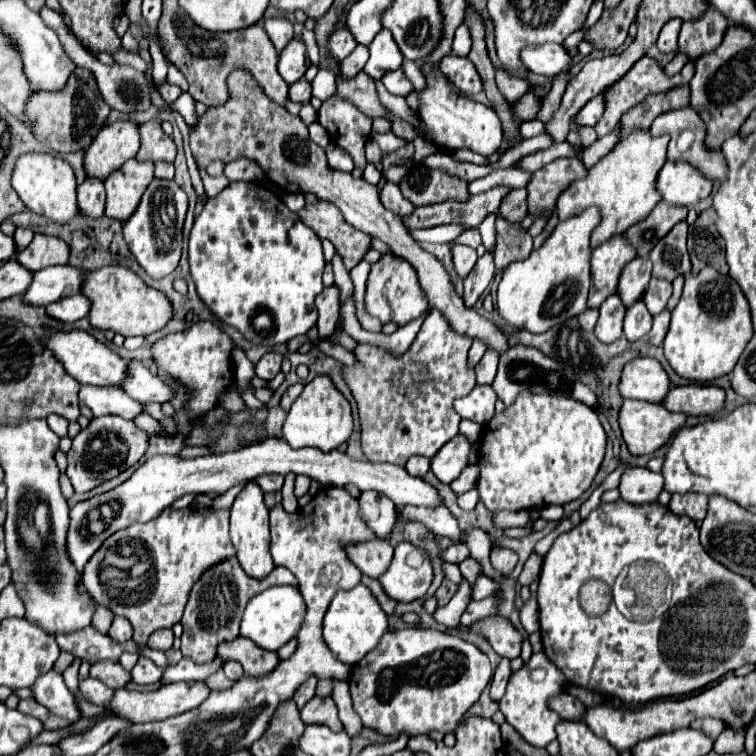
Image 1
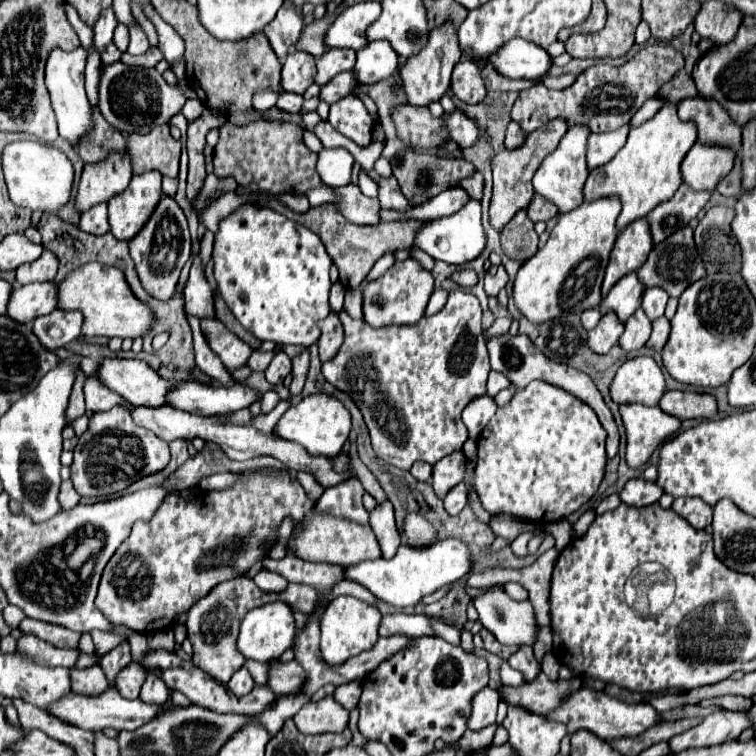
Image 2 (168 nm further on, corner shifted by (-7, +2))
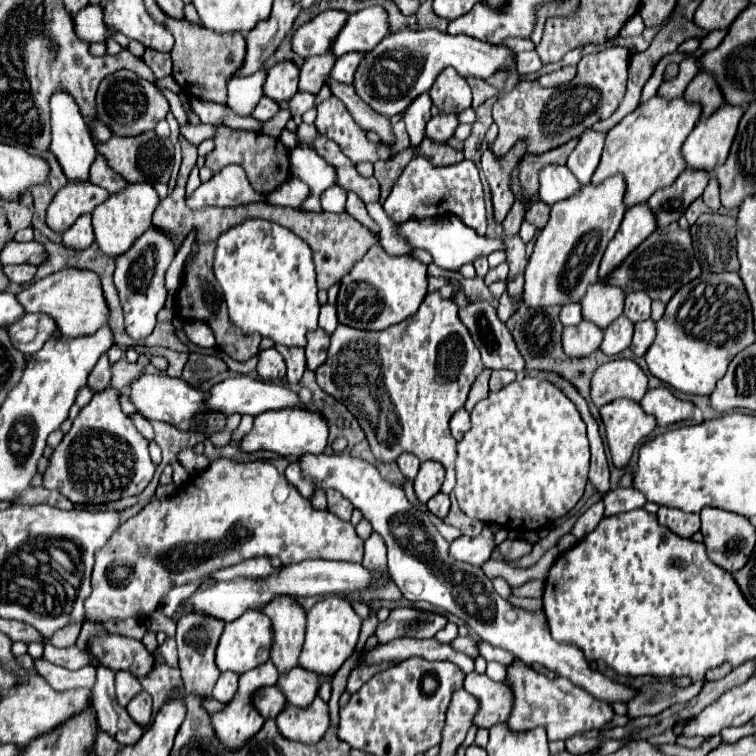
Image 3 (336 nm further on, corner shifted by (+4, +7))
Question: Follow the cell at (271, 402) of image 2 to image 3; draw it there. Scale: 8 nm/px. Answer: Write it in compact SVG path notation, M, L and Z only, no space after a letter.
M243 415L239 426L231 436L231 441L239 442L243 438L243 436L252 429L253 423L254 423L254 416Z

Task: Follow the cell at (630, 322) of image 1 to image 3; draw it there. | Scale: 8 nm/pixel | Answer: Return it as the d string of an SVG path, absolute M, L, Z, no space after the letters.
M626 316L616 318L616 320L604 330L604 340L602 340L602 344L600 344L600 350L602 350L606 356L616 356L616 354L620 354L622 350L626 350L626 348L630 346L632 332L634 332L634 324L632 324Z

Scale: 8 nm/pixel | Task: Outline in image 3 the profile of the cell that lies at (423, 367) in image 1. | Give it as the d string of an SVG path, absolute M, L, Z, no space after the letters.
M430 292L414 316L384 332L364 332L338 324L332 334L328 360L316 370L316 382L326 394L334 396L356 416L378 460L394 462L404 452L416 454L422 462L436 460L446 470L442 492L450 494L456 482L456 440L452 440L452 434L448 432L448 420L464 406L470 386L482 370L480 352L474 346L470 332L460 324L458 306L452 300L444 300L438 292Z

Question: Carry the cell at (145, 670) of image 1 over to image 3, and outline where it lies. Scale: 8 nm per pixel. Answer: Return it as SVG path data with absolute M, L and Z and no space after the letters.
M140 692L140 696L136 696L136 698L128 704L126 710L128 710L130 718L132 718L138 726L146 728L146 726L150 724L150 716L152 716L152 698L150 698L150 694L148 694L148 692Z

